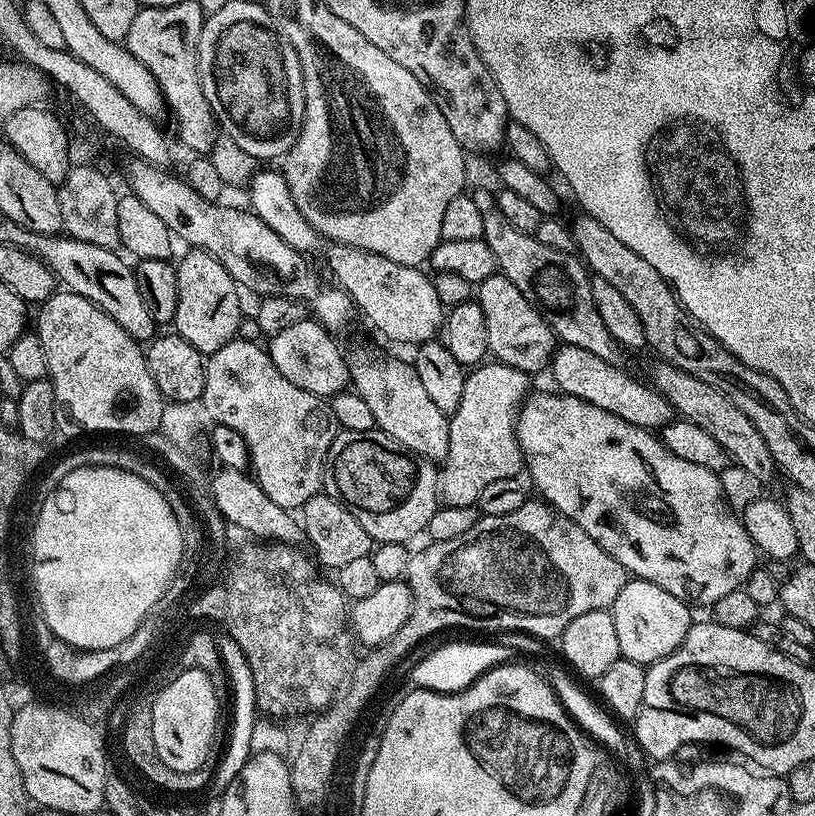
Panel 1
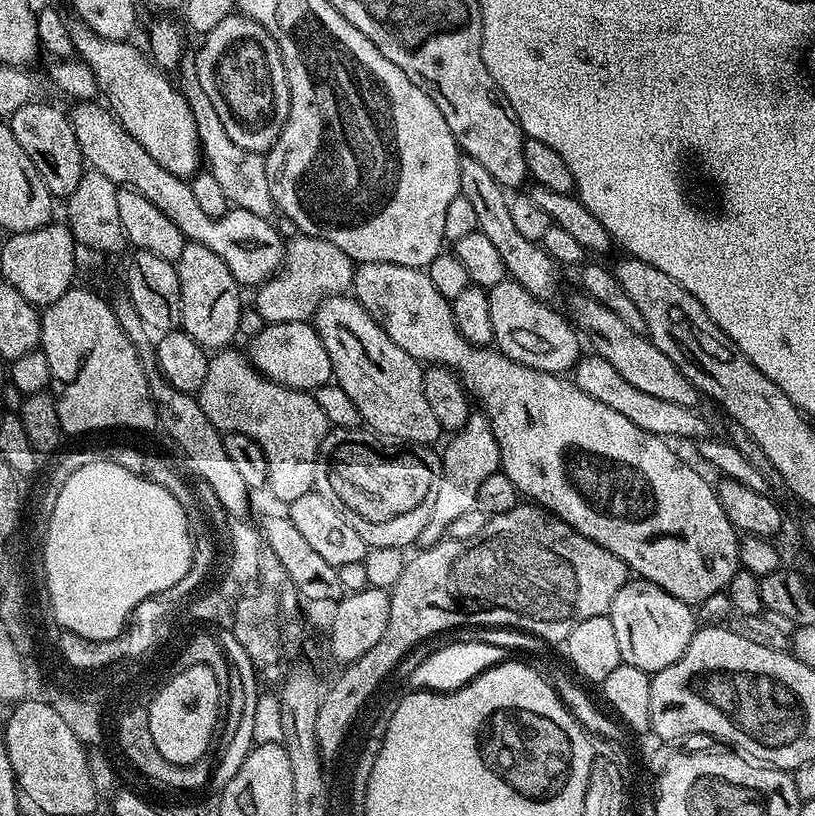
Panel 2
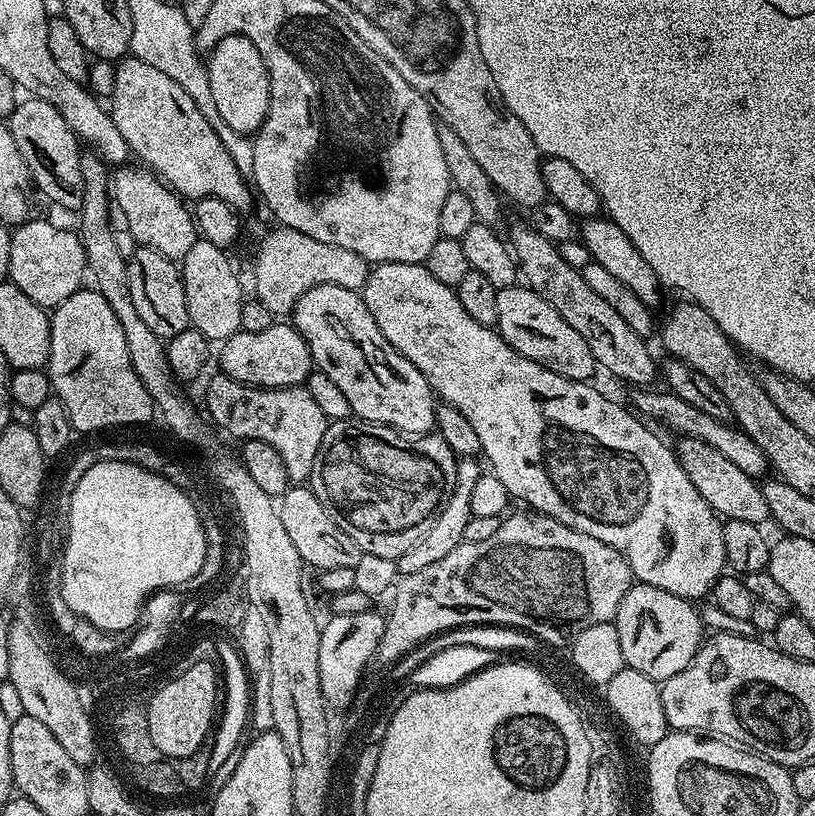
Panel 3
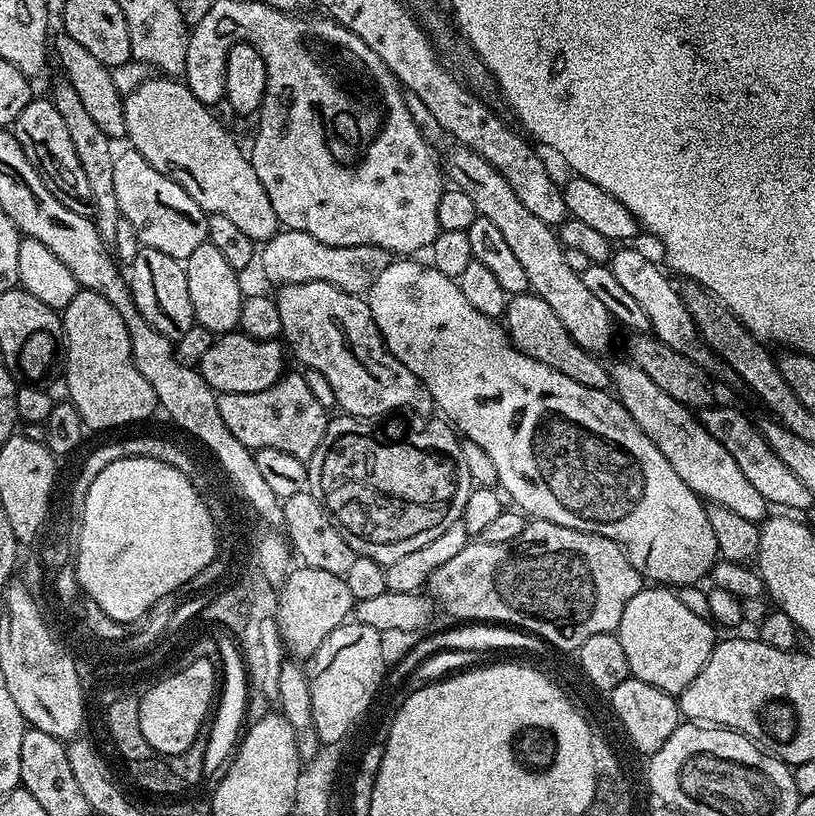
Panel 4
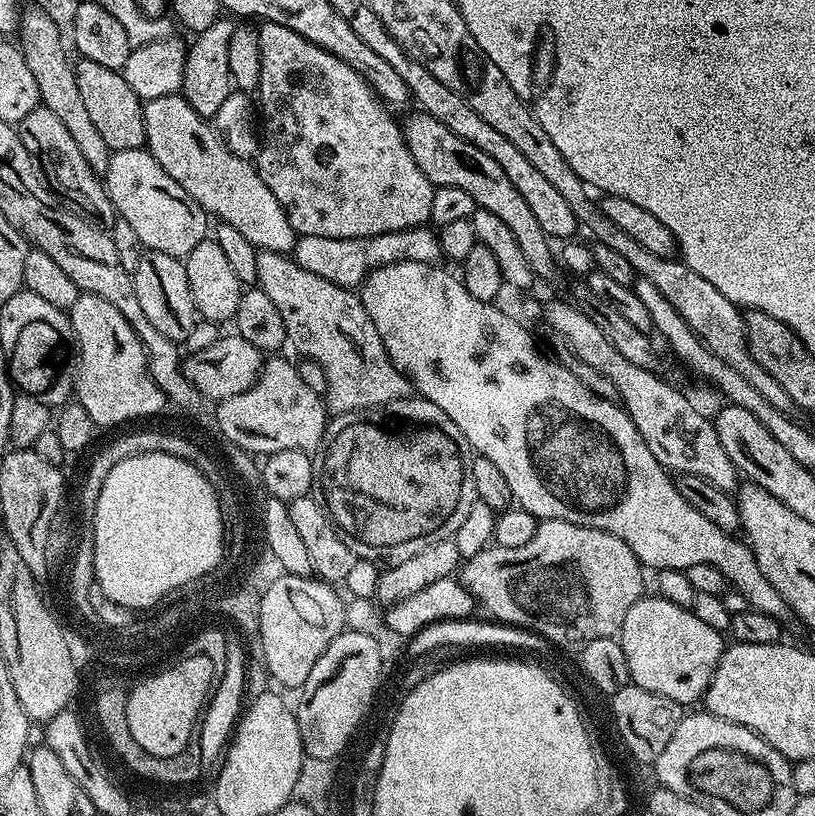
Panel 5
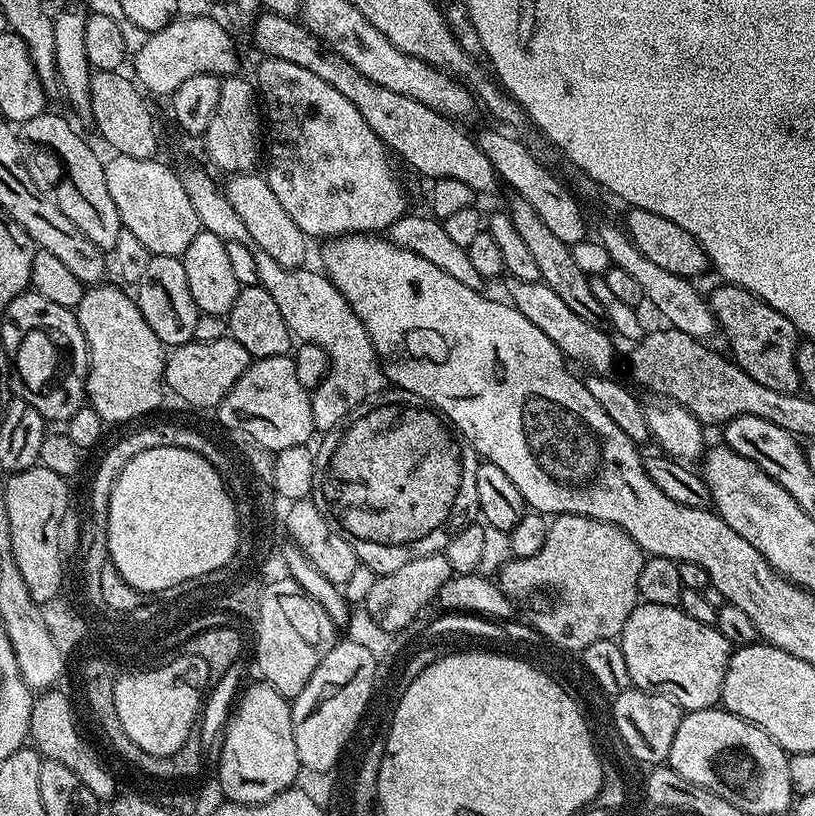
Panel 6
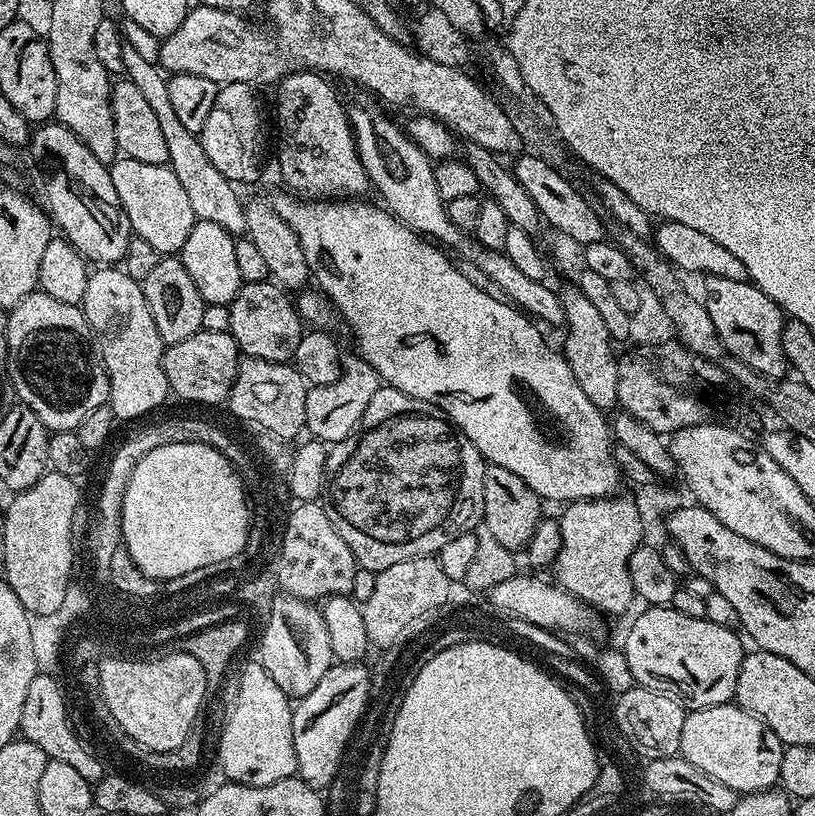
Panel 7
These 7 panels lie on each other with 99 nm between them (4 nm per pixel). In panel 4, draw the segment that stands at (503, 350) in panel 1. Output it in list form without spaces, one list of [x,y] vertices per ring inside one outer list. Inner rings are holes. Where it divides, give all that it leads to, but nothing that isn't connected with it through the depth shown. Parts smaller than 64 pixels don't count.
[[[535,294],[511,297],[508,301],[508,308],[502,317],[506,325],[506,331],[512,338],[513,344],[521,348],[526,354],[530,354],[538,362],[558,370],[558,374],[566,374],[566,378],[574,378],[574,382],[582,382],[582,386],[591,388],[607,389],[610,384],[610,372],[599,355],[587,352],[558,322],[558,314],[542,302]]]

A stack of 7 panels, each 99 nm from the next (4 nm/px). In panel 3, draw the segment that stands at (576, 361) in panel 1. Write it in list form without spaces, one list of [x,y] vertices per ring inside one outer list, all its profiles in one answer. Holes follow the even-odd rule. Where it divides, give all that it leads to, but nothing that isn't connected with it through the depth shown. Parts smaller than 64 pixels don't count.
[[[652,390],[633,391],[636,393],[632,396],[633,405],[631,404],[631,407],[641,417],[647,418],[649,421],[657,420],[658,423],[680,432],[681,437],[693,436],[700,442],[706,442],[706,446],[714,446],[714,450],[721,452],[729,462],[734,462],[734,466],[738,466],[738,470],[742,470],[742,474],[753,478],[764,478],[769,475],[770,465],[766,454],[762,454],[762,450],[750,438],[750,434],[746,434],[735,423],[718,422],[714,418],[710,418],[710,414],[705,414],[703,410],[690,406],[690,402],[682,402],[682,398],[678,398],[673,392],[667,390],[648,391]]]

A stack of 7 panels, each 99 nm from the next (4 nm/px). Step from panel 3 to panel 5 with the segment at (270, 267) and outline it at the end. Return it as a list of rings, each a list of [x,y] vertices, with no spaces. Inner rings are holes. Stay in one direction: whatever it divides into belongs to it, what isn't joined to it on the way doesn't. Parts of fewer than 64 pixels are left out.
[[[428,226],[394,230],[366,238],[300,236],[294,249],[294,259],[298,262],[298,266],[310,270],[310,274],[318,274],[318,278],[326,278],[326,282],[334,282],[338,286],[353,290],[359,289],[364,279],[376,268],[407,260],[436,264],[441,256],[440,237]]]

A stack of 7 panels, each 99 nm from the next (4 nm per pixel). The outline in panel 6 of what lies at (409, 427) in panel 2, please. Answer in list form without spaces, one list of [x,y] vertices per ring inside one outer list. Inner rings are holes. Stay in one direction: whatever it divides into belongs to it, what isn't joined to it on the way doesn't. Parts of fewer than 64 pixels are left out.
[[[253,247],[252,253],[258,265],[259,287],[274,298],[293,337],[300,342],[322,346],[330,358],[328,377],[311,393],[317,429],[327,430],[343,424],[358,405],[379,396],[386,388],[384,367],[370,342],[370,334],[366,334],[366,326],[362,326],[358,314],[350,310],[350,302],[342,298],[323,271],[311,272],[308,266],[287,268],[274,262],[266,250],[258,247]]]

